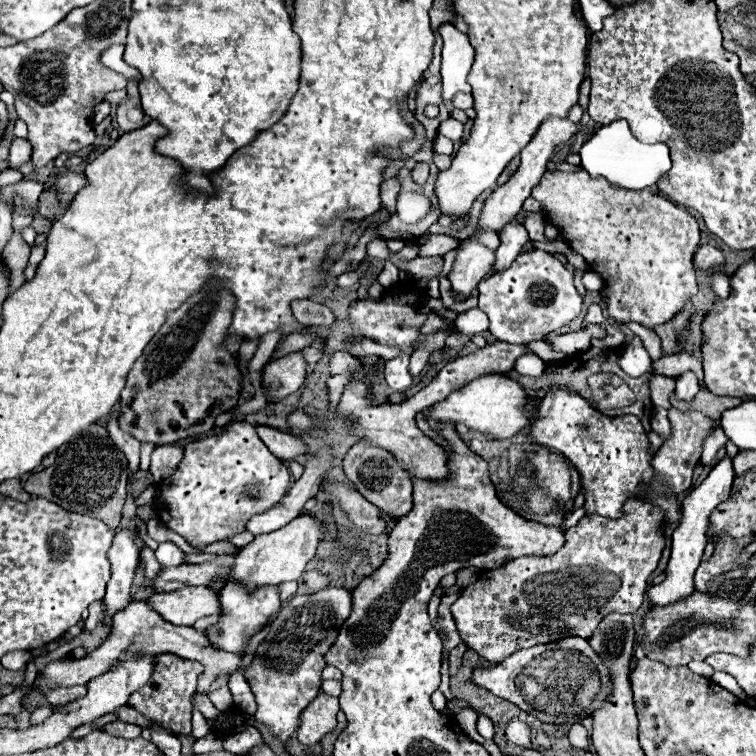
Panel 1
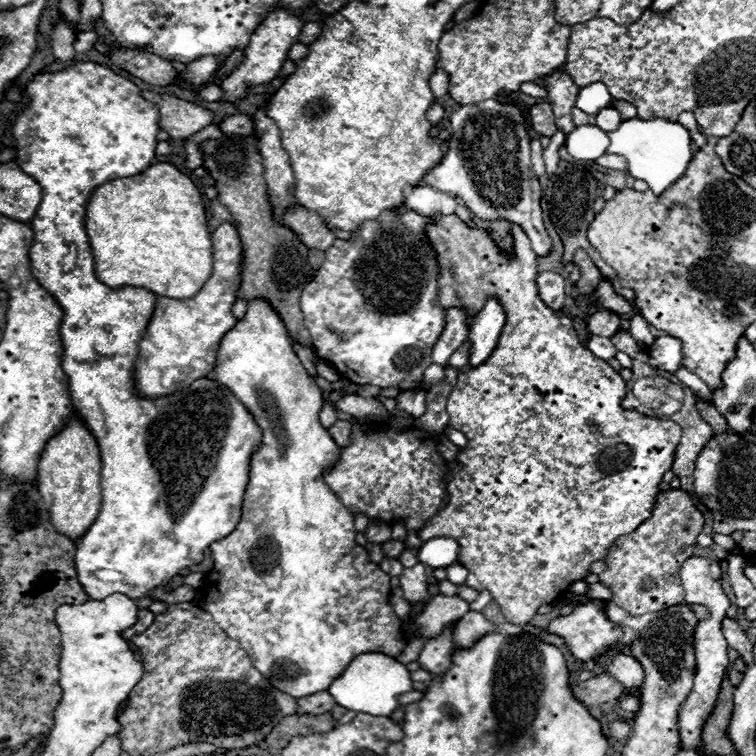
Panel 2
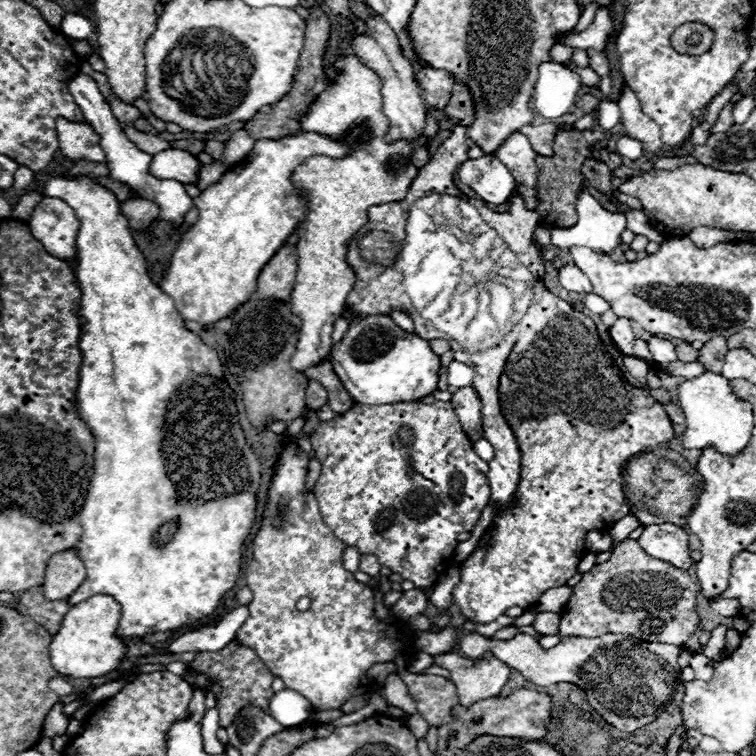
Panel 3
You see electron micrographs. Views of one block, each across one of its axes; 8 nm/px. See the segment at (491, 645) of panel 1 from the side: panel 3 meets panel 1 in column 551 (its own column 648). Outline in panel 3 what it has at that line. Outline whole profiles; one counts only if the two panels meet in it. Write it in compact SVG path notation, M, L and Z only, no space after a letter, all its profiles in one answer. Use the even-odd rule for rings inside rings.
M636 540L614 546L608 562L596 564L572 588L568 604L560 612L560 636L598 638L604 634L630 634L644 642L664 642L682 646L698 628L696 584L692 576L668 562L650 558ZM646 618L660 618L644 622ZM662 622L662 628L658 628Z

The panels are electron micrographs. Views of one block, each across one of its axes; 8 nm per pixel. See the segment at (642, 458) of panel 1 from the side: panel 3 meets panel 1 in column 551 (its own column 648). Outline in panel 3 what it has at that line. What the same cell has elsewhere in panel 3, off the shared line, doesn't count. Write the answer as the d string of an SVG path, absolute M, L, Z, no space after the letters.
M542 282L542 286L534 286L532 304L528 308L528 314L516 324L516 332L518 332L518 340L516 340L512 352L510 352L510 356L508 356L508 360L514 360L514 382L504 382L504 392L502 392L502 400L500 400L502 412L506 414L506 420L508 420L508 424L512 426L512 430L516 434L518 446L520 446L520 452L522 452L522 474L520 474L522 478L520 478L518 492L516 492L516 506L512 510L506 510L504 514L494 518L494 522L496 522L494 534L496 536L494 536L492 548L476 550L462 562L462 566L460 566L460 584L452 592L454 602L458 604L460 612L468 620L482 622L482 624L494 622L498 616L502 616L512 606L520 606L520 608L528 610L528 608L536 606L536 600L542 596L542 592L546 592L548 588L554 588L554 586L564 586L566 580L576 574L576 566L578 566L578 562L584 556L582 548L584 548L586 532L594 530L594 528L608 528L614 522L618 522L620 518L630 514L630 508L624 504L624 492L622 492L622 484L620 484L622 482L622 470L624 470L626 462L634 454L644 452L644 450L648 450L652 446L658 446L658 444L668 442L668 440L674 438L672 422L670 422L668 414L664 412L664 408L650 396L648 390L636 388L628 380L624 380L620 368L614 364L612 356L604 350L594 322L588 316L584 316L582 312L574 310L572 304L552 296L546 290L544 282Z

